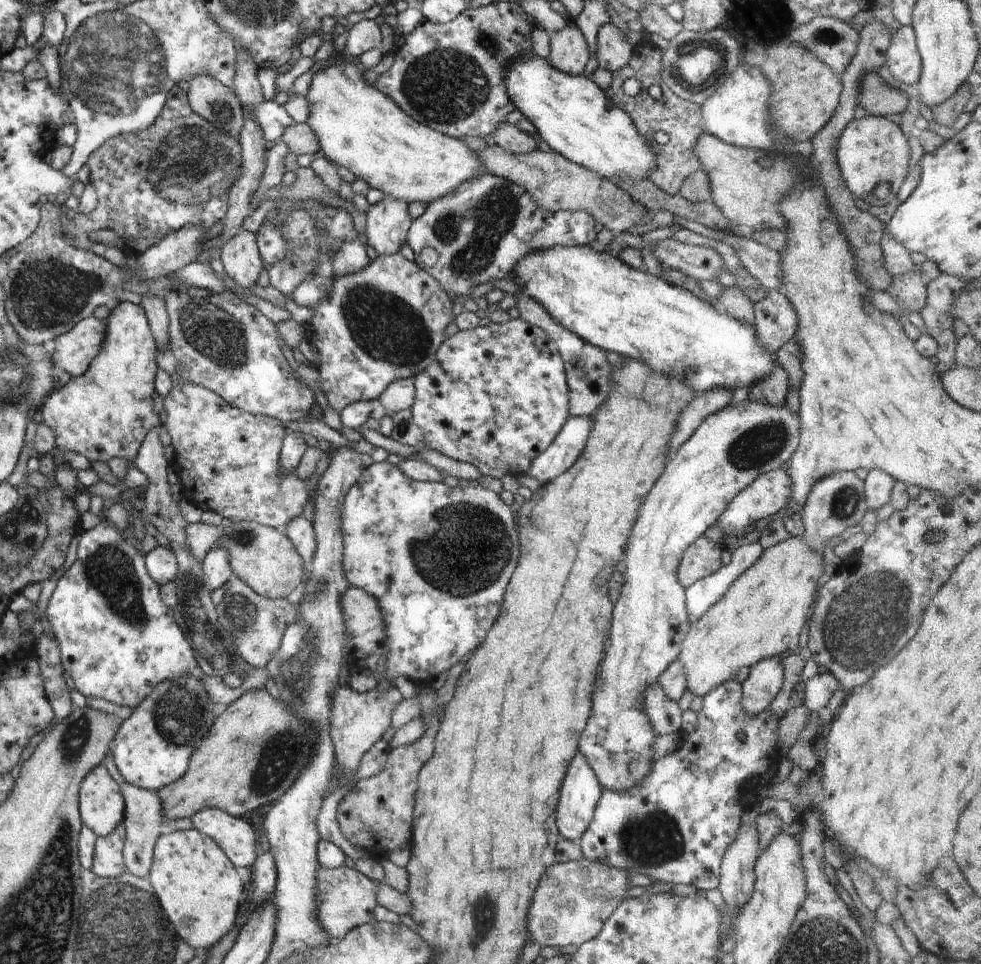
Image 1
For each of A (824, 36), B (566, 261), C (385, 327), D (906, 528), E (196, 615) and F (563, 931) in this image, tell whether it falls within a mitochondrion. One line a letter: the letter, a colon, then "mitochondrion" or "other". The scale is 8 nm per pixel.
A: mitochondrion
B: other
C: mitochondrion
D: other
E: mitochondrion
F: other

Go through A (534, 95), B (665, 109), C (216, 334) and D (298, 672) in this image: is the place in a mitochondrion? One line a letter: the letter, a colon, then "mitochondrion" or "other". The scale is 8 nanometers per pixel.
A: other
B: other
C: mitochondrion
D: mitochondrion

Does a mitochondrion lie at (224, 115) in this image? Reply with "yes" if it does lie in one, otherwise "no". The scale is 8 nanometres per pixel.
yes

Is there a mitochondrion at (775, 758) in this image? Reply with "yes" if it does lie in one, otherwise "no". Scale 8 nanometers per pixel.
no

